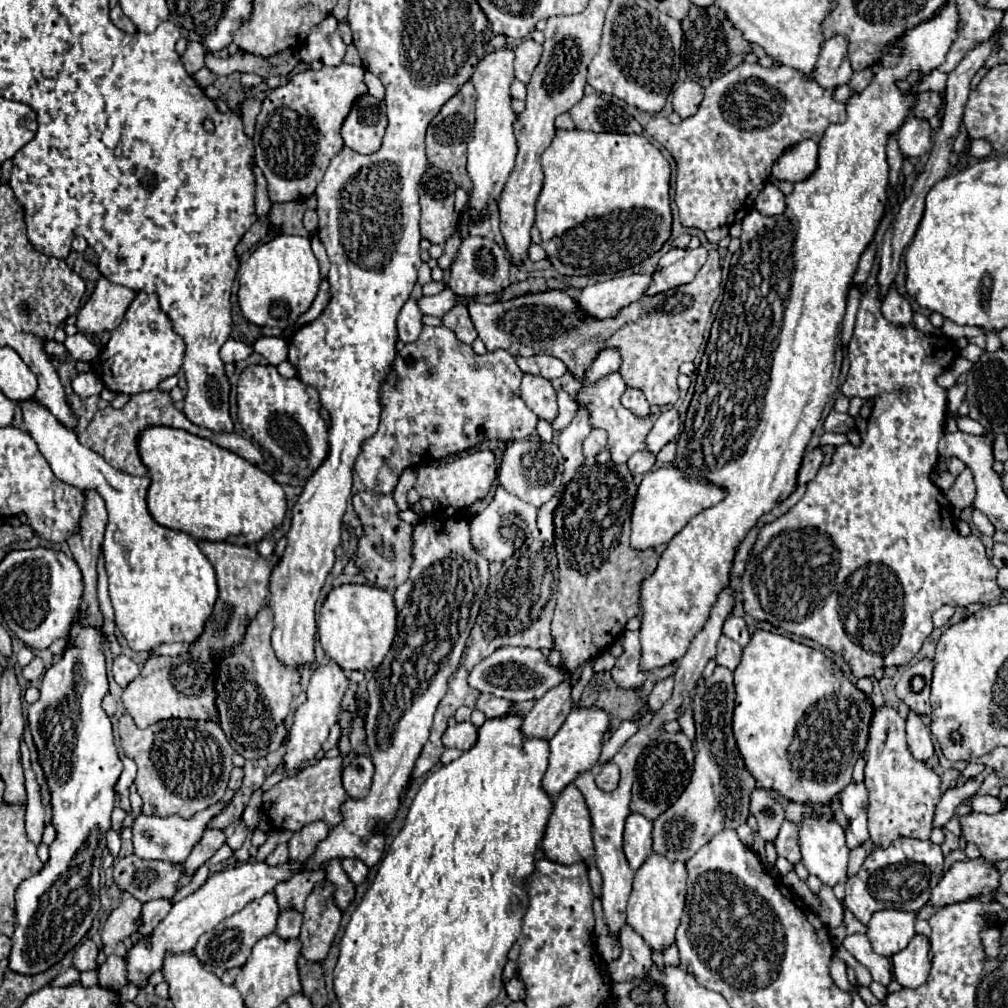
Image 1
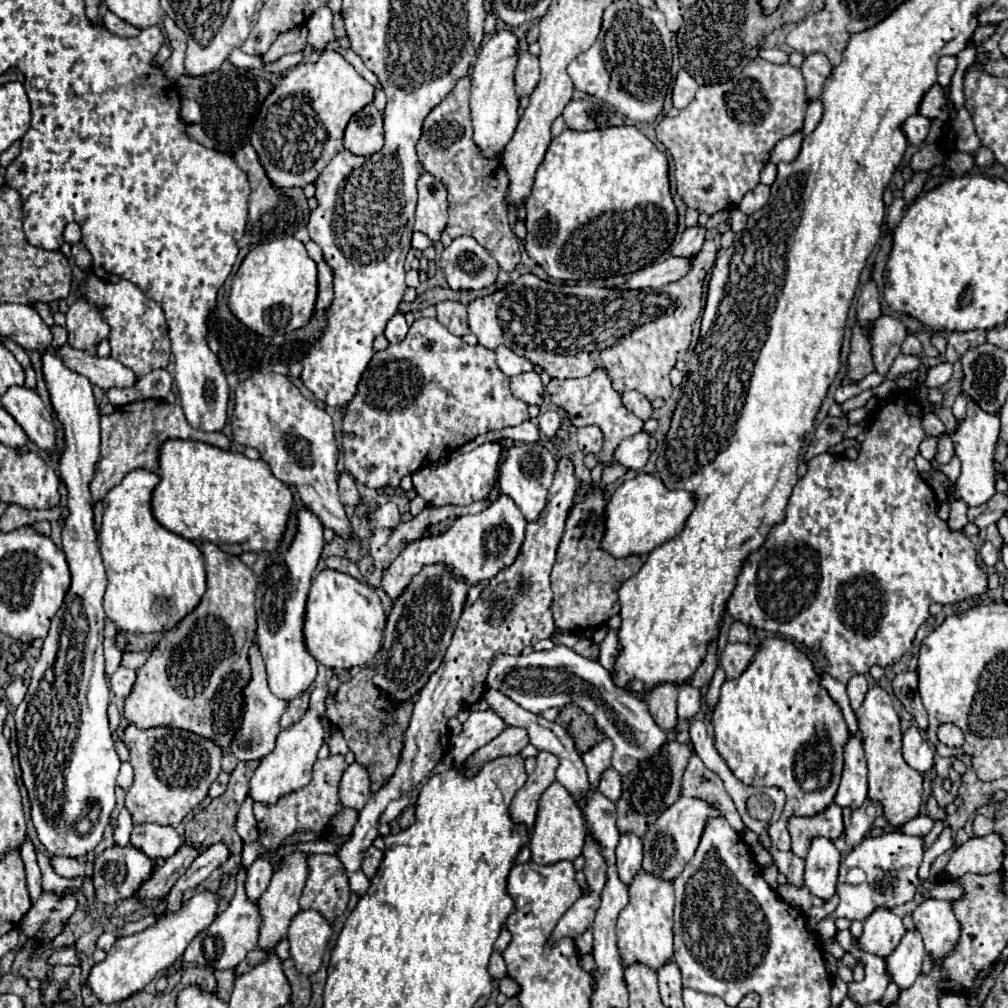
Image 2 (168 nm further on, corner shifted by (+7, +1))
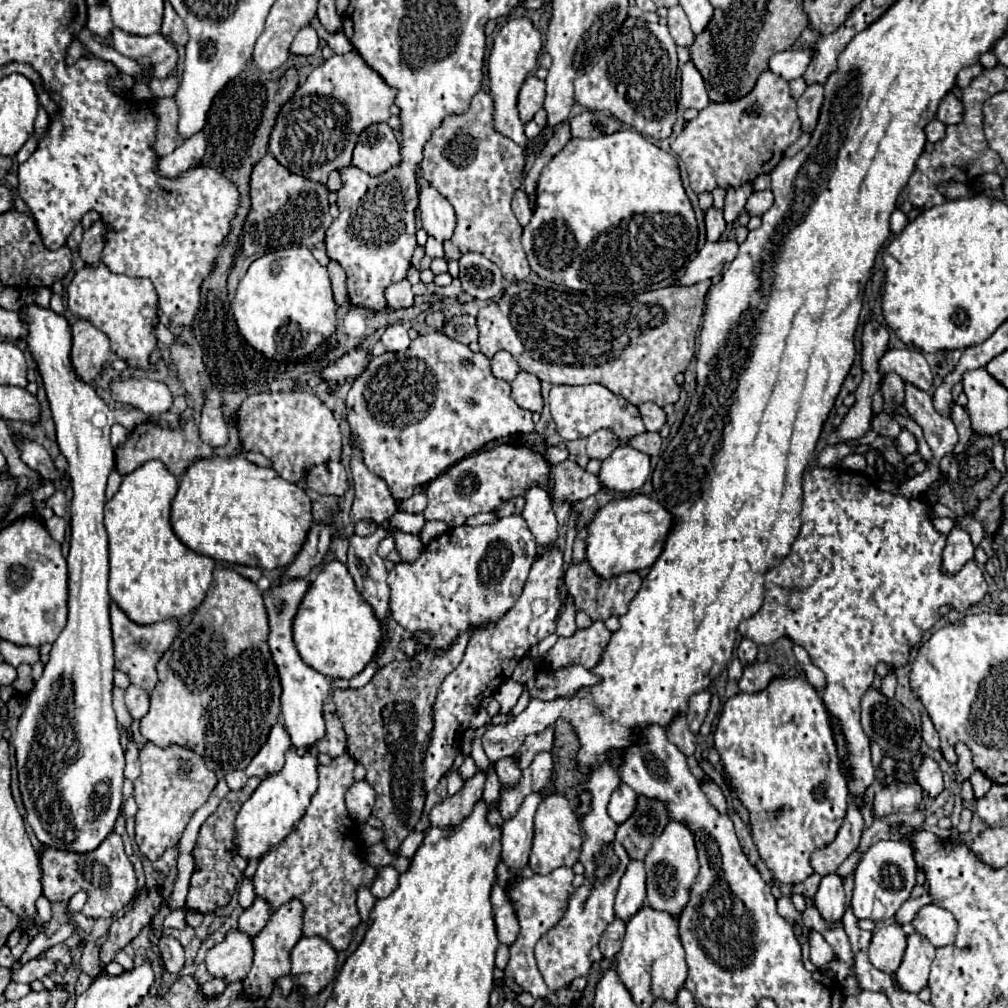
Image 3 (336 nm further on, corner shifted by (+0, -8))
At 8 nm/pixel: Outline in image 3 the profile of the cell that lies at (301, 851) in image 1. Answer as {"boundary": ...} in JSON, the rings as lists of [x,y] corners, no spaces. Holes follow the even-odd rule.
{"boundary":[[[297,899],[289,901],[287,905],[279,907],[271,915],[269,923],[253,939],[253,967],[247,973],[247,977],[243,979],[243,993],[247,993],[247,997],[267,999],[271,995],[271,985],[275,985],[281,977],[289,975],[289,969],[291,969],[289,955],[301,937],[301,913],[303,913],[301,901],[297,901]]]}

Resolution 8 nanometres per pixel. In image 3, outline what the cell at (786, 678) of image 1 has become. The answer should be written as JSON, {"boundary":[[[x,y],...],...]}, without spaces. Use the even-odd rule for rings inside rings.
{"boundary":[[[781,677],[773,679],[769,687],[757,695],[737,693],[723,705],[713,736],[714,747],[719,751],[721,765],[729,775],[735,797],[749,811],[751,837],[761,859],[773,871],[775,881],[791,885],[805,881],[813,875],[809,863],[811,853],[835,839],[835,833],[843,825],[847,801],[851,799],[847,781],[839,769],[829,713],[817,689],[809,685],[805,677]]]}

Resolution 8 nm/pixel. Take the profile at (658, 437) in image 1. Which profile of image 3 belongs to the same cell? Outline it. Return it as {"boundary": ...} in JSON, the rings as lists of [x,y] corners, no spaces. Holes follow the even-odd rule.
{"boundary":[[[625,445],[617,447],[611,457],[601,461],[601,471],[597,473],[597,479],[605,489],[613,493],[633,493],[643,487],[649,475],[649,455]]]}

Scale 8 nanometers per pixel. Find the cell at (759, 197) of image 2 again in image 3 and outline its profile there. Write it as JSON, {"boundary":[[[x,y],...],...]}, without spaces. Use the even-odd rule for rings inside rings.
{"boundary":[[[767,189],[767,191],[753,191],[751,197],[747,199],[747,213],[749,215],[763,215],[769,207],[773,205],[773,193]]]}

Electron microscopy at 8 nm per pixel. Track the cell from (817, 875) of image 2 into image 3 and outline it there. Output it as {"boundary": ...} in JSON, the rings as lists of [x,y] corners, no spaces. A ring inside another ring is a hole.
{"boundary":[[[831,873],[821,879],[821,885],[815,895],[815,907],[823,913],[825,921],[841,921],[845,913],[845,891],[843,881]]]}

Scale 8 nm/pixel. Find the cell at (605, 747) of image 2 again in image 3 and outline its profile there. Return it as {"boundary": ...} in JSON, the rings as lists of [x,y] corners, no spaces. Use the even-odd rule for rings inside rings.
{"boundary":[[[603,763],[599,769],[593,771],[593,775],[587,781],[577,785],[577,791],[589,789],[593,793],[591,811],[581,819],[585,839],[583,839],[579,861],[585,867],[585,883],[581,887],[577,887],[573,891],[573,895],[569,897],[567,909],[565,909],[563,917],[559,919],[559,923],[555,927],[551,927],[535,945],[537,967],[551,991],[557,991],[557,989],[569,985],[575,977],[589,973],[589,967],[591,967],[589,951],[593,945],[599,943],[603,931],[615,919],[615,913],[613,913],[615,893],[617,893],[619,881],[631,861],[627,857],[627,851],[623,849],[623,845],[615,839],[617,823],[607,815],[609,797],[619,787],[619,783],[621,783],[621,779],[619,779],[617,771],[611,765]]]}

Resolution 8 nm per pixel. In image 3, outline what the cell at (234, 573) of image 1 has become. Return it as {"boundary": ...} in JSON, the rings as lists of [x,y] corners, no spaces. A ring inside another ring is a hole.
{"boundary":[[[231,569],[213,571],[213,583],[205,601],[193,615],[191,625],[177,635],[157,663],[159,683],[151,693],[151,709],[141,719],[141,735],[157,747],[181,745],[199,753],[205,765],[219,773],[217,777],[225,777],[235,769],[245,769],[251,757],[263,747],[263,741],[267,741],[271,725],[281,721],[279,671],[271,659],[267,637],[269,621],[257,585]]]}

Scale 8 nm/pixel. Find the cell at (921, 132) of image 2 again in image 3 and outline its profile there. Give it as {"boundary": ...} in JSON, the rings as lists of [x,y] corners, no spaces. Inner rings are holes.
{"boundary":[[[933,119],[927,127],[925,127],[925,133],[927,133],[927,141],[931,143],[937,143],[945,137],[945,125],[939,121],[939,119]]]}

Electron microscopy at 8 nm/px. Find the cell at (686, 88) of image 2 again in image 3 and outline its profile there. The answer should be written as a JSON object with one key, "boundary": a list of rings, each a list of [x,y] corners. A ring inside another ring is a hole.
{"boundary":[[[687,61],[681,71],[681,103],[685,107],[693,107],[699,111],[709,105],[705,81],[703,81],[699,69],[695,69],[695,65],[691,65],[691,61]]]}

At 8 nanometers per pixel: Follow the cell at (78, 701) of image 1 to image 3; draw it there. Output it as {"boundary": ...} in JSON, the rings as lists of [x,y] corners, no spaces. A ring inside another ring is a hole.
{"boundary":[[[27,305],[21,309],[21,321],[27,329],[27,347],[45,383],[59,449],[69,461],[67,475],[71,477],[73,501],[71,549],[67,556],[69,617],[65,629],[53,643],[41,679],[27,697],[25,711],[19,717],[17,733],[13,737],[13,747],[21,799],[27,811],[27,821],[37,839],[55,849],[89,853],[113,831],[121,813],[125,769],[115,711],[111,707],[115,667],[109,623],[111,597],[107,593],[109,551],[103,525],[105,483],[115,465],[115,455],[109,445],[109,429],[111,425],[120,424],[131,431],[143,421],[167,429],[179,429],[183,417],[173,411],[147,415],[139,409],[109,409],[91,385],[79,381],[71,367],[71,327],[67,319],[53,309]],[[97,411],[107,415],[107,425],[101,429],[91,423]]]}

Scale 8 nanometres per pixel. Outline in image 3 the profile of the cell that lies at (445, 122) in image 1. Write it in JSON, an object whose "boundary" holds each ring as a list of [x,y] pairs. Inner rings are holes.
{"boundary":[[[479,91],[463,115],[453,115],[433,131],[423,149],[421,173],[455,209],[457,229],[451,237],[461,253],[481,253],[501,267],[507,281],[523,281],[531,269],[521,247],[521,225],[511,209],[511,197],[521,187],[525,167],[523,149],[495,133],[491,125],[493,101],[491,95]]]}

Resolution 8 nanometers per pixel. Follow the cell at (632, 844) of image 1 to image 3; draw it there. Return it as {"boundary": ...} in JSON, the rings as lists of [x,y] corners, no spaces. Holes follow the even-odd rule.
{"boundary":[[[631,861],[617,891],[615,917],[621,921],[629,921],[643,905],[645,905],[645,865],[643,861]]]}

